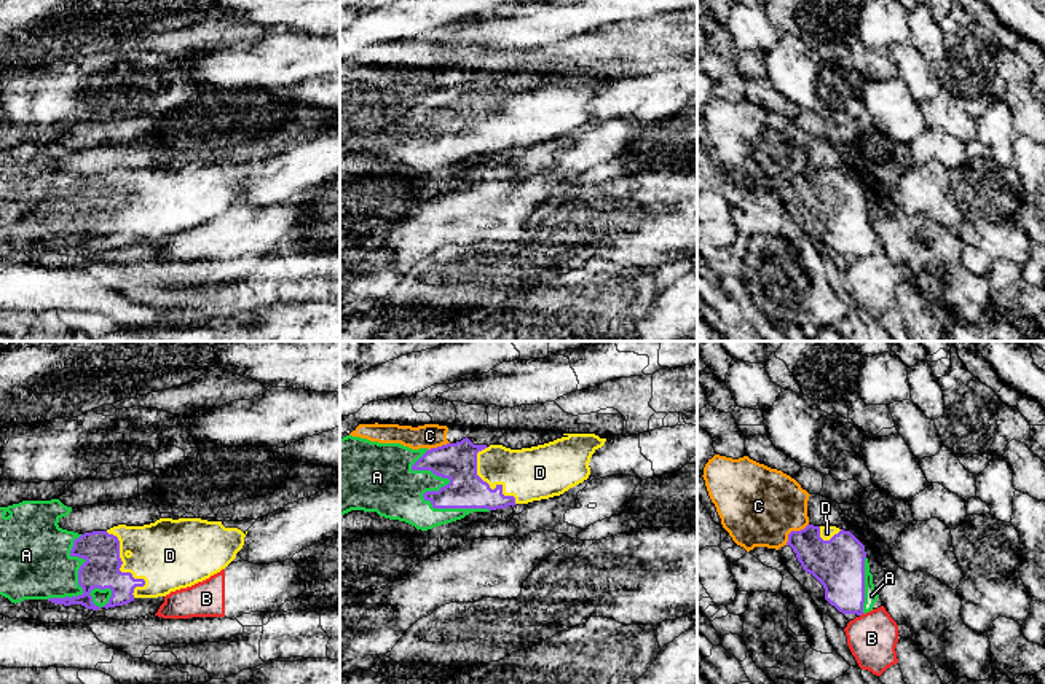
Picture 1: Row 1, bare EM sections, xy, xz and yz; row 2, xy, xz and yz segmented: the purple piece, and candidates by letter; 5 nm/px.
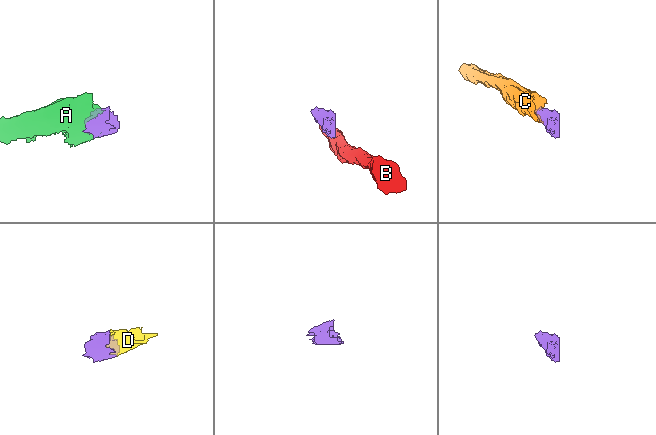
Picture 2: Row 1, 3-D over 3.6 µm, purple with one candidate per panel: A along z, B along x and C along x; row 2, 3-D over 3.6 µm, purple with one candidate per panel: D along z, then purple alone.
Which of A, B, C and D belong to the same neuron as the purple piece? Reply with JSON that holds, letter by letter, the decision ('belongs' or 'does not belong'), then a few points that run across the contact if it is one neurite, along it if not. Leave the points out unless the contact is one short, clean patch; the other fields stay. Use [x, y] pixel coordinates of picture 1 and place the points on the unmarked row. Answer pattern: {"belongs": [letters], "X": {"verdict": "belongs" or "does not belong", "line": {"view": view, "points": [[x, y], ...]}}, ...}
{"belongs": ["D"], "A": {"verdict": "does not belong"}, "B": {"verdict": "does not belong", "line": {"view": "yz", "points": [[863, 255], [860, 259]]}}, "C": {"verdict": "does not belong", "line": {"view": "yz", "points": [[808, 166], [800, 172], [793, 172], [785, 187]]}}, "D": {"verdict": "belongs"}}

